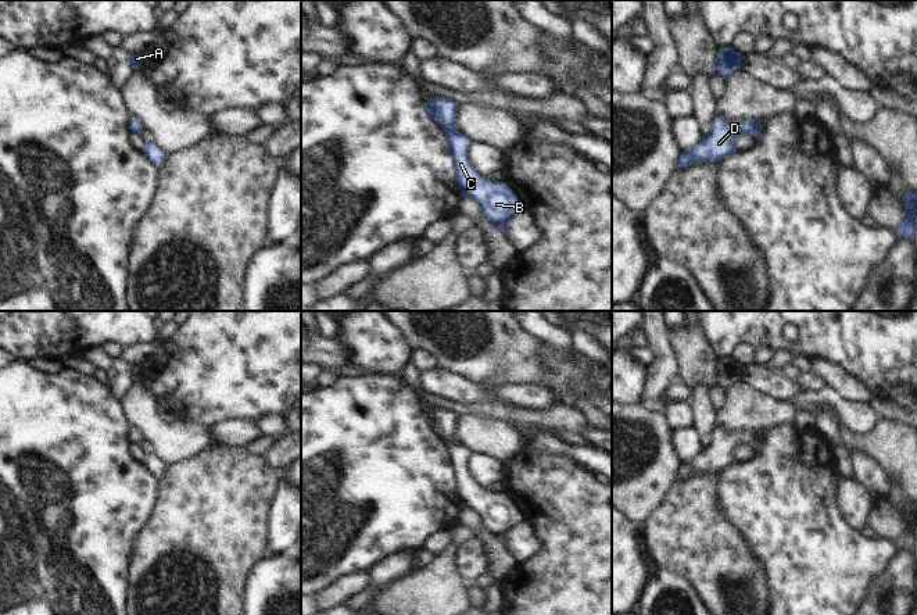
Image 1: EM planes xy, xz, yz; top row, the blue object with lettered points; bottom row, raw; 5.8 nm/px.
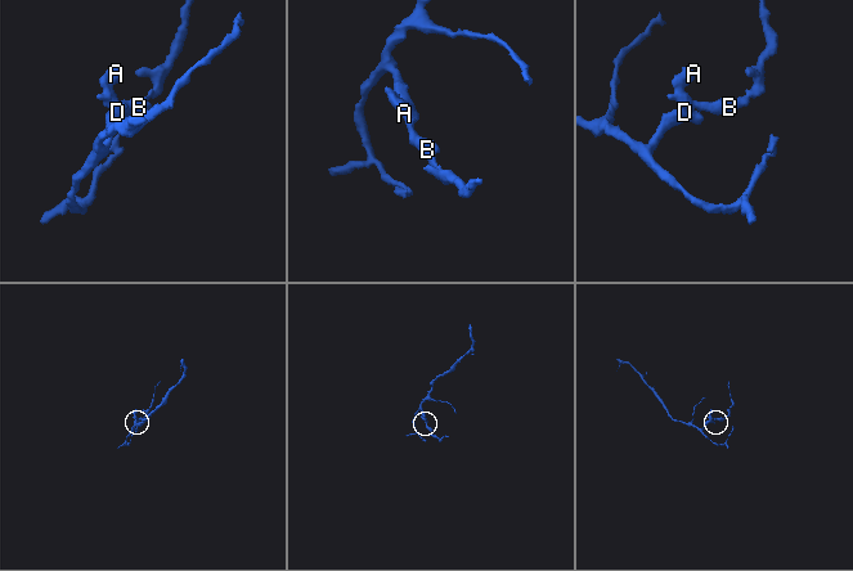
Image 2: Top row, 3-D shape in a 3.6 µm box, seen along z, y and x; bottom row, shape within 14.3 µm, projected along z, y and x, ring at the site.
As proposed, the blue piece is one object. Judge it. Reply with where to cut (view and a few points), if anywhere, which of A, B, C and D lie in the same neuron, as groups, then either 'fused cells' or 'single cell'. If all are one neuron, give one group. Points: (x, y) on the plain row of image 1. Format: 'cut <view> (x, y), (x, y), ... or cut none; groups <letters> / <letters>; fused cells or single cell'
cut none; groups A B C D; single cell

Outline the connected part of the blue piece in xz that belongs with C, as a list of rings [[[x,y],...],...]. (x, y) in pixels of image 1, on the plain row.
[[[430,407],[423,415],[431,432],[445,444],[462,505],[476,514],[481,525],[505,544],[505,532],[523,522],[523,515],[504,491],[483,489],[469,475],[468,458],[472,451],[454,440],[459,415],[444,407]]]

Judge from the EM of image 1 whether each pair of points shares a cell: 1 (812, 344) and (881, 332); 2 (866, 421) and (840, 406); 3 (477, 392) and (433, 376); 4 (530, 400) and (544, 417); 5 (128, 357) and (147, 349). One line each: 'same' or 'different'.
1: same
2: same
3: same
4: different
5: same

